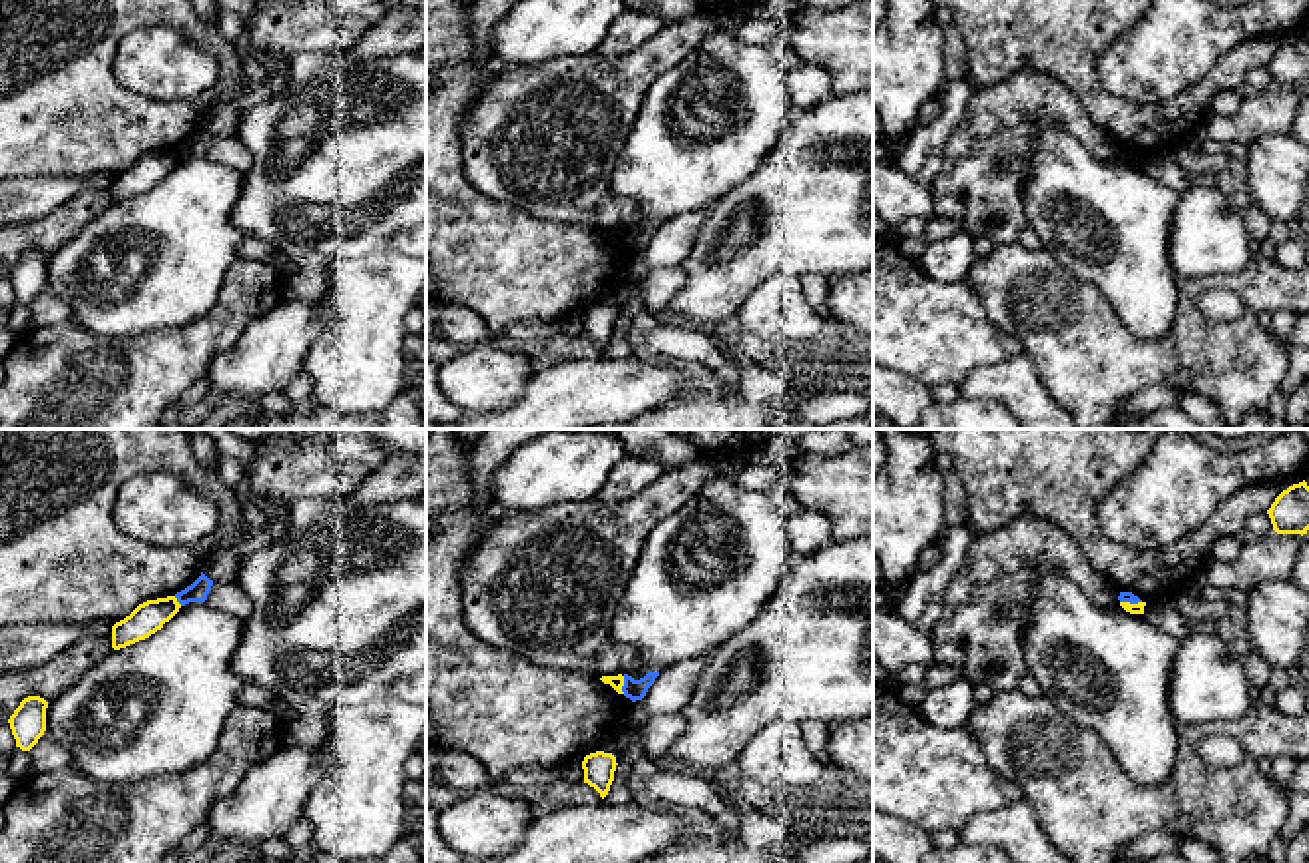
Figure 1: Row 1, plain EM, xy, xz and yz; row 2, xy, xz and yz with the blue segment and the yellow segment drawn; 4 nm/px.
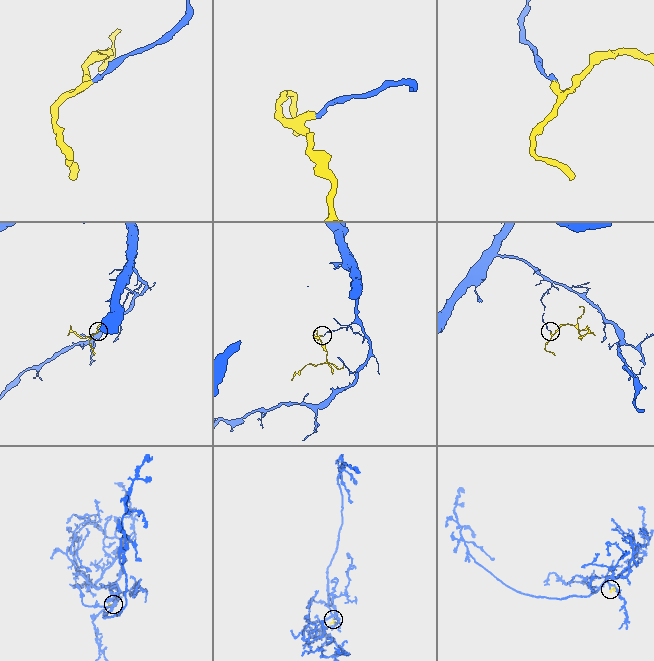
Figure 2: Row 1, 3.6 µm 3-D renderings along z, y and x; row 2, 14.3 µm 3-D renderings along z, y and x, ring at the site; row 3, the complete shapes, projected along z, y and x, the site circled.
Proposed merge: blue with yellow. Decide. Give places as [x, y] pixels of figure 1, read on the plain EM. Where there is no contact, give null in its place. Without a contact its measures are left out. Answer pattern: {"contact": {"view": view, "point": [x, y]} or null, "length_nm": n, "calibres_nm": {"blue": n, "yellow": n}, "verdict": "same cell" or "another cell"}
{"contact": {"view": "xz", "point": [624, 238]}, "length_nm": 70, "calibres_nm": {"blue": 80, "yellow": 60}, "verdict": "another cell"}

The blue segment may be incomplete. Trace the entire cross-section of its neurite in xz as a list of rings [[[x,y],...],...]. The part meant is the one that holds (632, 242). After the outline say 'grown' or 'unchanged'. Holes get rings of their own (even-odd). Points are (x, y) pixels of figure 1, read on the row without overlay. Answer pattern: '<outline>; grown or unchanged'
[[[648,225],[644,231],[634,233],[632,229],[624,227],[624,249],[632,255],[642,253],[657,229],[659,225]]]; unchanged

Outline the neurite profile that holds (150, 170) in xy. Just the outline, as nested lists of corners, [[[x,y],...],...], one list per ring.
[[[175,149],[147,153],[139,157],[130,169],[112,179],[112,201],[120,203],[139,193],[149,191],[163,181],[177,165],[181,157]]]

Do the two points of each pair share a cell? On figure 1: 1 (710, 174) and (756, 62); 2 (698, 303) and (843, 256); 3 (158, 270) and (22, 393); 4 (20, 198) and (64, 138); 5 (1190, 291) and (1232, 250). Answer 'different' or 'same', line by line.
1: same
2: same
3: different
4: different
5: different

